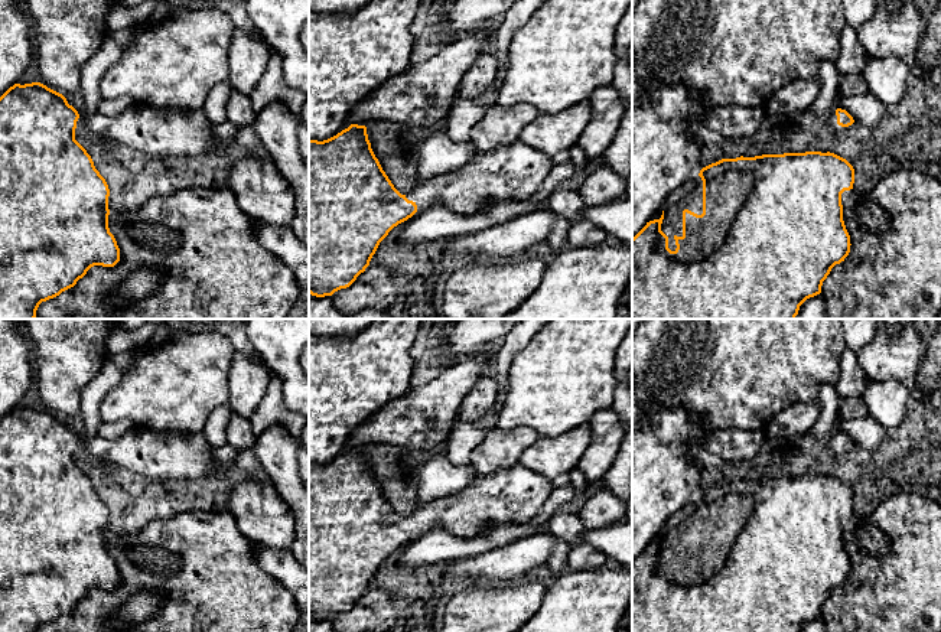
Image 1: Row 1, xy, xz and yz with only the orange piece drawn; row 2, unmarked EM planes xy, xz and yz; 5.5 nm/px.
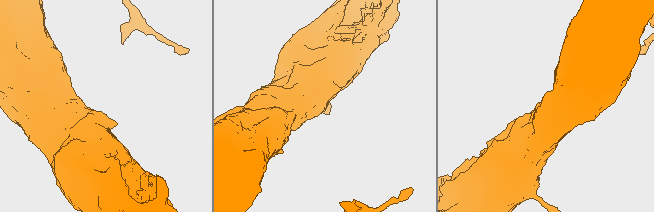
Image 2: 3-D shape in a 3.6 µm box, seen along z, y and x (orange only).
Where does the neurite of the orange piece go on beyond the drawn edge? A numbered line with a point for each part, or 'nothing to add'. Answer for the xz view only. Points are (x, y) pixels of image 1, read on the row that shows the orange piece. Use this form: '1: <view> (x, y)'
1: xz (514, 172)

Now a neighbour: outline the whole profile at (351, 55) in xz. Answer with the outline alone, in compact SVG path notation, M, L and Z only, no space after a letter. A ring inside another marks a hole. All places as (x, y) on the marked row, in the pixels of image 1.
M369 0L355 13L309 13L309 140L323 141L348 128L356 104L408 69L416 45L411 27L420 6L421 0Z

